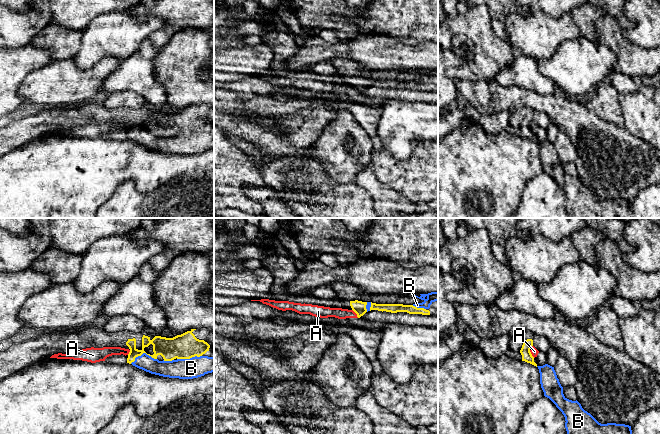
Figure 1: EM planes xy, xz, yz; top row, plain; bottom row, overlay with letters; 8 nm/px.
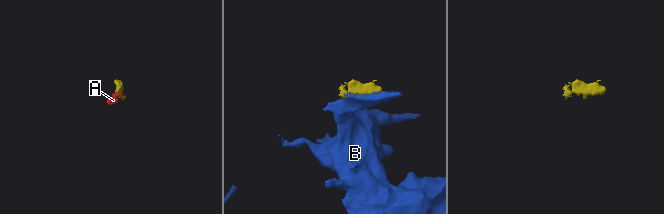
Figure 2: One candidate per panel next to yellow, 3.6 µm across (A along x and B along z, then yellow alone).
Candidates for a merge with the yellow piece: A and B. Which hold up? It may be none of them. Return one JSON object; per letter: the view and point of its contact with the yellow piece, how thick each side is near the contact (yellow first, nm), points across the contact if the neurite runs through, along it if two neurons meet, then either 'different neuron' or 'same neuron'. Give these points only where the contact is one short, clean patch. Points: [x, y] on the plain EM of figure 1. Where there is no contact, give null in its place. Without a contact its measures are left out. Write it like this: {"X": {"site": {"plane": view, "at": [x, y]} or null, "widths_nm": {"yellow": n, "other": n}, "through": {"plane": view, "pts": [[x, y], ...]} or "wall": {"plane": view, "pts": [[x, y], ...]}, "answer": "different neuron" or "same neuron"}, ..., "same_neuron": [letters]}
{"A": {"site": {"plane": "xz", "at": [355, 88]}, "widths_nm": {"yellow": 110, "other": 100}, "wall": {"plane": "xz", "pts": [[352, 85], [358, 93]]}, "answer": "different neuron"}, "B": {"site": {"plane": "xy", "at": [142, 129]}, "widths_nm": {"yellow": 180, "other": 130}, "answer": "same neuron"}, "same_neuron": ["B"]}

